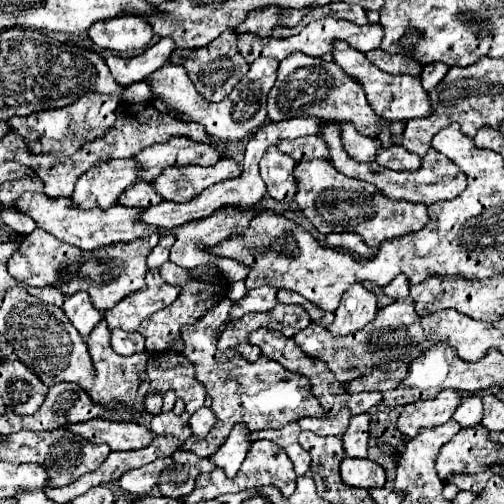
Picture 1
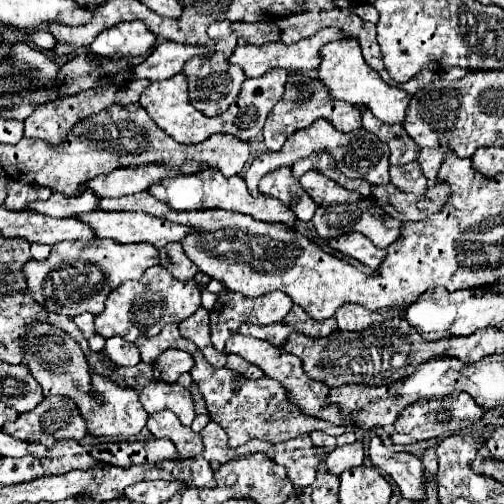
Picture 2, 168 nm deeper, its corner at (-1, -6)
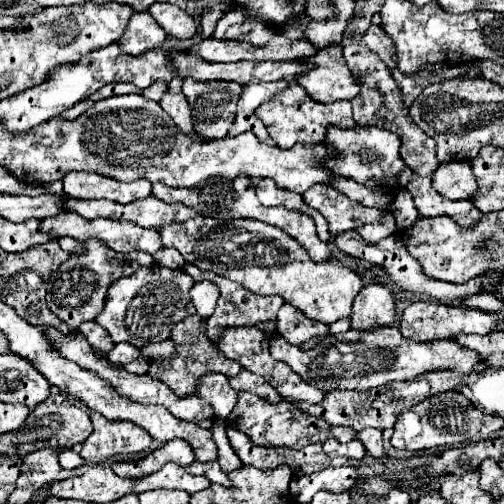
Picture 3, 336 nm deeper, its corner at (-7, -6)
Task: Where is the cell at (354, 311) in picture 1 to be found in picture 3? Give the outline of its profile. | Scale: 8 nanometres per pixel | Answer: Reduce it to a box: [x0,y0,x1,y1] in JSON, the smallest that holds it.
[351,281,395,329]

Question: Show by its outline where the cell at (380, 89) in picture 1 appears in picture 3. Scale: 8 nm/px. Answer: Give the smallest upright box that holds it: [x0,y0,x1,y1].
[295,45,361,103]

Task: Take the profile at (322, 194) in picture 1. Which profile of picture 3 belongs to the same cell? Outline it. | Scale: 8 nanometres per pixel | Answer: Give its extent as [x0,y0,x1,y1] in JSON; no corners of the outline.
[303,185,397,243]

